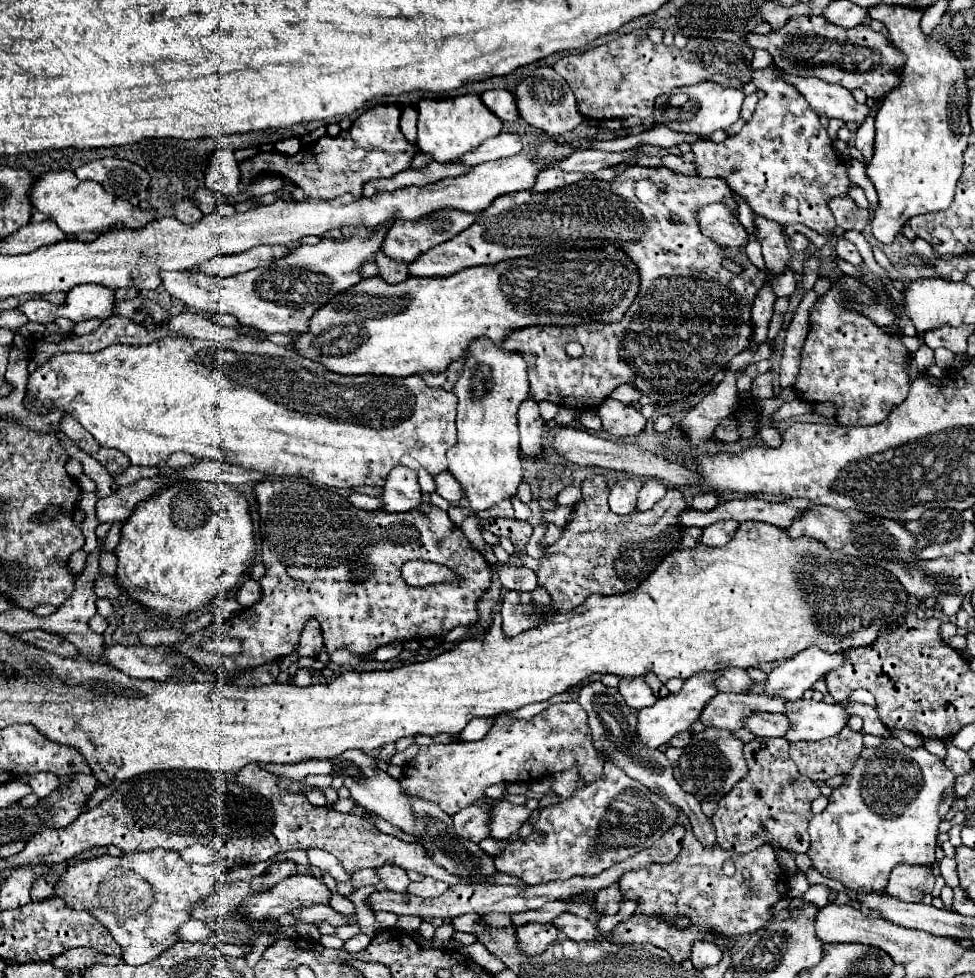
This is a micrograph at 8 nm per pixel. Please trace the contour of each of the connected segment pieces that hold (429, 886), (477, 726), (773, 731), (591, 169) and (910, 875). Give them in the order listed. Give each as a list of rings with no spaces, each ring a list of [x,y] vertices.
[[[425,877],[423,881],[419,881],[419,883],[409,883],[409,893],[413,893],[413,895],[419,895],[419,897],[439,897],[439,895],[443,895],[445,891],[447,891],[447,883],[443,883],[443,881],[435,881],[435,879],[431,879],[431,877]]]
[[[475,719],[475,721],[469,721],[467,727],[465,727],[463,733],[461,733],[461,739],[463,739],[463,741],[483,739],[483,737],[487,735],[487,731],[491,729],[491,725],[493,725],[493,719],[483,719],[483,721]]]
[[[757,713],[745,721],[745,727],[759,737],[785,737],[789,725],[791,723],[787,715],[783,717],[783,715],[771,715],[771,713]]]
[[[639,147],[621,151],[621,153],[605,153],[605,151],[595,151],[595,149],[577,149],[571,157],[563,159],[559,167],[563,171],[581,171],[581,173],[595,173],[605,167],[615,167],[621,163],[627,163],[629,157],[639,153]]]
[[[901,863],[889,875],[887,893],[901,901],[913,903],[929,895],[933,891],[933,885],[935,885],[935,875],[929,867]]]

